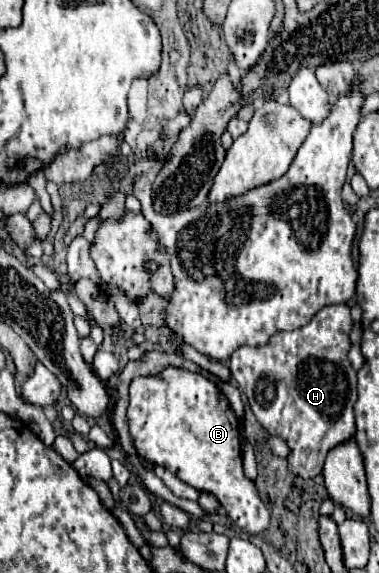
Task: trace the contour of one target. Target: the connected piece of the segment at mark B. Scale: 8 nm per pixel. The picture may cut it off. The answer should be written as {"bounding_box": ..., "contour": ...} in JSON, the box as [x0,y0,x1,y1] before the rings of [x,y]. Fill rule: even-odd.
{"bounding_box":[129,366,269,534],"contour":[[[169,366],[157,376],[135,378],[129,396],[129,430],[139,456],[165,466],[185,484],[215,494],[241,530],[261,534],[269,526],[269,510],[259,500],[255,484],[243,476],[239,419],[215,382]]]}

